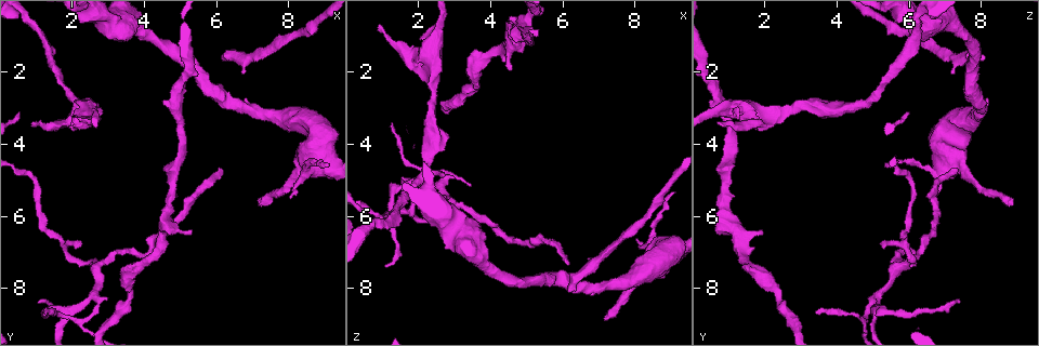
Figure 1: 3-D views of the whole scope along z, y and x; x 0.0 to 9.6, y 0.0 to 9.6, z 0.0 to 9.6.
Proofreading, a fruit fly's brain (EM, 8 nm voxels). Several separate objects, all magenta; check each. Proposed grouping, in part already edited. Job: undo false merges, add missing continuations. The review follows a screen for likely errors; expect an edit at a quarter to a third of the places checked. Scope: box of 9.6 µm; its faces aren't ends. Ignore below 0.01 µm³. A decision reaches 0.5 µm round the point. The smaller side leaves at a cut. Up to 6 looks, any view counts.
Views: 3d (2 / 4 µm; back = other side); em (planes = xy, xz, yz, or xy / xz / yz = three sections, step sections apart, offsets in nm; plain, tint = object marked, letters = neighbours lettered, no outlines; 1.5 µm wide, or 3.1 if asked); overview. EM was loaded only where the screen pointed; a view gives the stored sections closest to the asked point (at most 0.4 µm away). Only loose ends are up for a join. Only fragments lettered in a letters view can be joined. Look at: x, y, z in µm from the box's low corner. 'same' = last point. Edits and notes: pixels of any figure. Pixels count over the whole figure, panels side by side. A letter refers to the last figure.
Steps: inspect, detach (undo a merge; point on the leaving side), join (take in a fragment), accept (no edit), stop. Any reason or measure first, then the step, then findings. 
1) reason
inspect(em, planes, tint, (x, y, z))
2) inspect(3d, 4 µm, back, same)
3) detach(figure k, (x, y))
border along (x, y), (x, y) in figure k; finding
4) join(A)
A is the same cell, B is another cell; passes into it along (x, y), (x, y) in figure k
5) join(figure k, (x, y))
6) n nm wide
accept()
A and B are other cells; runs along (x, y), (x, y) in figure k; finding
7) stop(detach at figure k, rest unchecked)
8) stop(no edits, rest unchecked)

free end
inspect(em, planes, tint, (1.30, 8.65, 3.40))

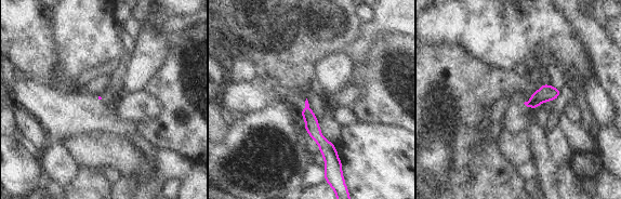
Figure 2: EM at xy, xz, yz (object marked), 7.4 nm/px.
inspect(em, planes, letters, same)

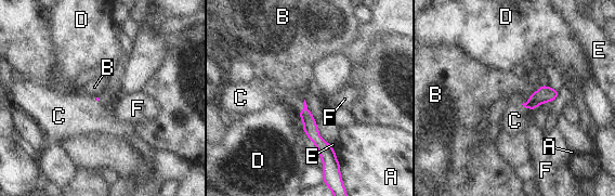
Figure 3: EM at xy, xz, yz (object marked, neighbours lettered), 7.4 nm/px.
join(C)
C is the same cell, A, B, D, E and F are other cells; the cell continues

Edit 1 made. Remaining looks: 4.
see it whole again
inspect(overview)

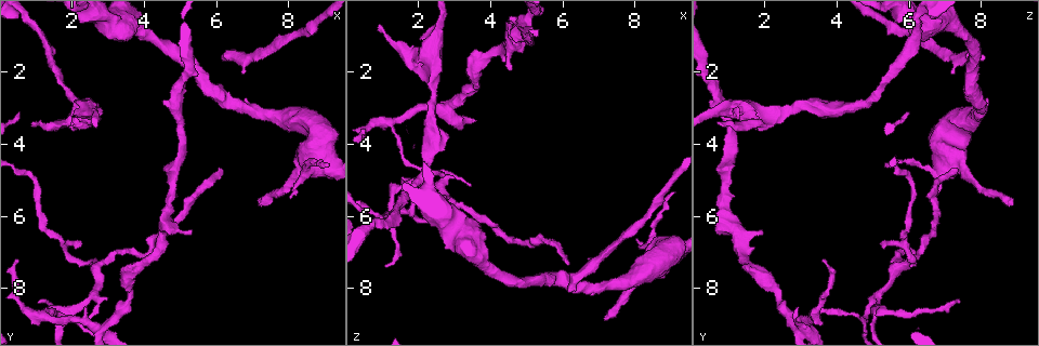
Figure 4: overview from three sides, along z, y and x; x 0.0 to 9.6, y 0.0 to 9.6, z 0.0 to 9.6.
inspect(em, planes, letters, (7.20, 5.50, 8.85))

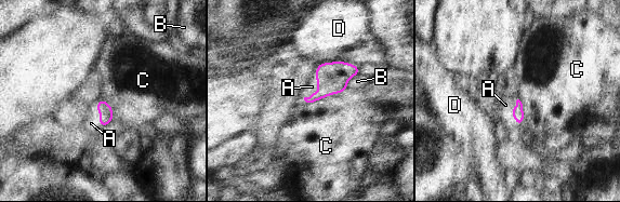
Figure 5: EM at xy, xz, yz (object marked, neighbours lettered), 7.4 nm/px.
join(A)
A is the same cell, B, C and D are other cells; passes into it along (338, 70), (320, 90), (312, 86) in figure 5; the cell continues

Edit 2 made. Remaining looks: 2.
stop(join at figure 3, join at figure 5, rest unchecked)

